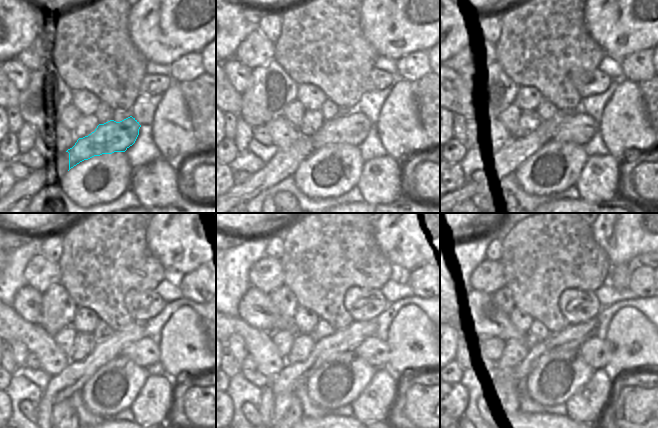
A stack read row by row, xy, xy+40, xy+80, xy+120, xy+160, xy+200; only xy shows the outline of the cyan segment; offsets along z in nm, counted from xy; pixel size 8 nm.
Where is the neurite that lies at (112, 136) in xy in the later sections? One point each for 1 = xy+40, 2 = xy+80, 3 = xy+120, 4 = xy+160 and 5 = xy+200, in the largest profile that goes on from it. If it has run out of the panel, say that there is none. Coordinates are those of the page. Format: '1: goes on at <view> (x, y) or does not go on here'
1: goes on at xy+40 (352, 128)
2: goes on at xy+80 (577, 127)
3: goes on at xy+120 (135, 351)
4: goes on at xy+160 (362, 349)
5: goes on at xy+200 (586, 350)

